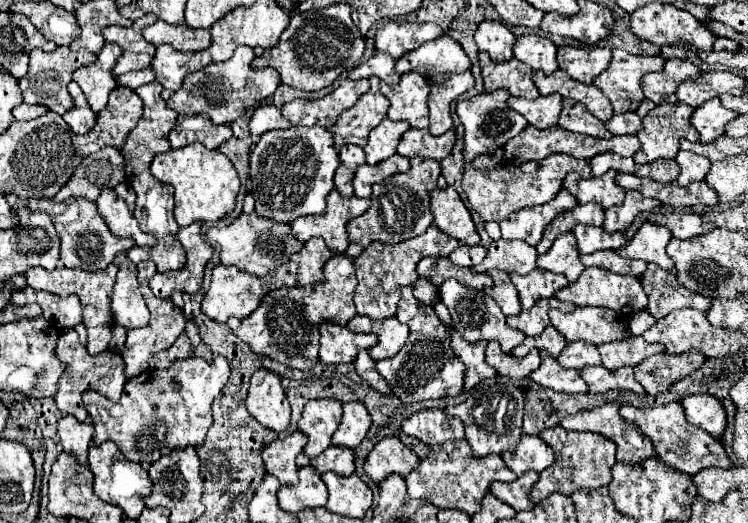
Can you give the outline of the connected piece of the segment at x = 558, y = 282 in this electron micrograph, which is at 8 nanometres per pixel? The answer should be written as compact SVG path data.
M534 268L530 274L524 276L510 274L510 278L520 294L520 302L524 310L532 308L540 298L550 298L554 296L556 290L568 286L568 280L562 274L554 274L540 268Z

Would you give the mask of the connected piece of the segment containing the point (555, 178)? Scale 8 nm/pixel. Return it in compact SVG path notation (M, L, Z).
M552 154L540 162L526 162L524 166L502 164L492 170L468 168L462 178L462 188L468 202L482 216L484 222L502 222L512 212L550 202L562 188L562 180L568 172L578 172L582 178L592 178L590 164L586 160L576 160L568 154Z

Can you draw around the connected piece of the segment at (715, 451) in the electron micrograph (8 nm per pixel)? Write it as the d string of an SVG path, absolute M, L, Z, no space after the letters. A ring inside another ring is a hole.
M670 402L658 408L634 408L634 406L622 406L620 408L620 416L624 420L630 420L634 424L638 424L638 428L652 440L654 444L654 452L656 456L666 462L670 468L684 472L688 476L698 474L704 468L730 468L732 462L724 450L724 446L720 444L720 440L716 440L714 436L710 436L708 432L692 426L686 416L684 416L684 408L680 402Z

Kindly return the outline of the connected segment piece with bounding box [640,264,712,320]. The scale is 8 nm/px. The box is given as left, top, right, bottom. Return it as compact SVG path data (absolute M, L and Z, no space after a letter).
M648 264L640 280L642 280L644 292L648 294L646 312L652 314L656 320L668 316L672 310L678 310L678 308L694 308L694 310L706 312L712 304L710 298L684 290L684 286L676 282L674 270L664 270L656 264Z

